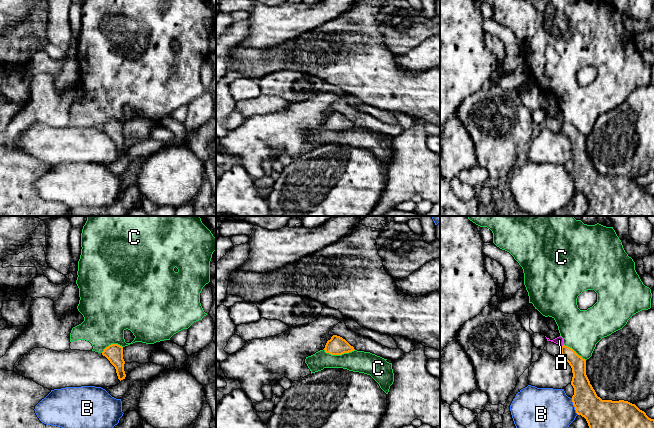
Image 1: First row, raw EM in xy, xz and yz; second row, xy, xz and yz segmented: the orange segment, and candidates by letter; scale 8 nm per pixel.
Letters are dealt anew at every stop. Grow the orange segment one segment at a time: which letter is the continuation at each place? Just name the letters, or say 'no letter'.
A

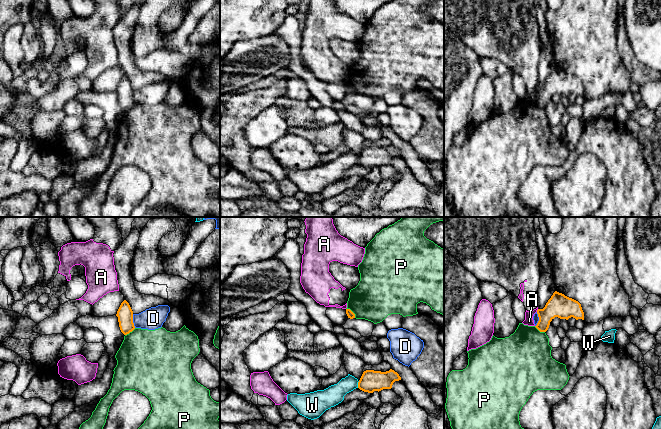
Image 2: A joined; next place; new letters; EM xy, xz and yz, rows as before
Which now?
no letter

